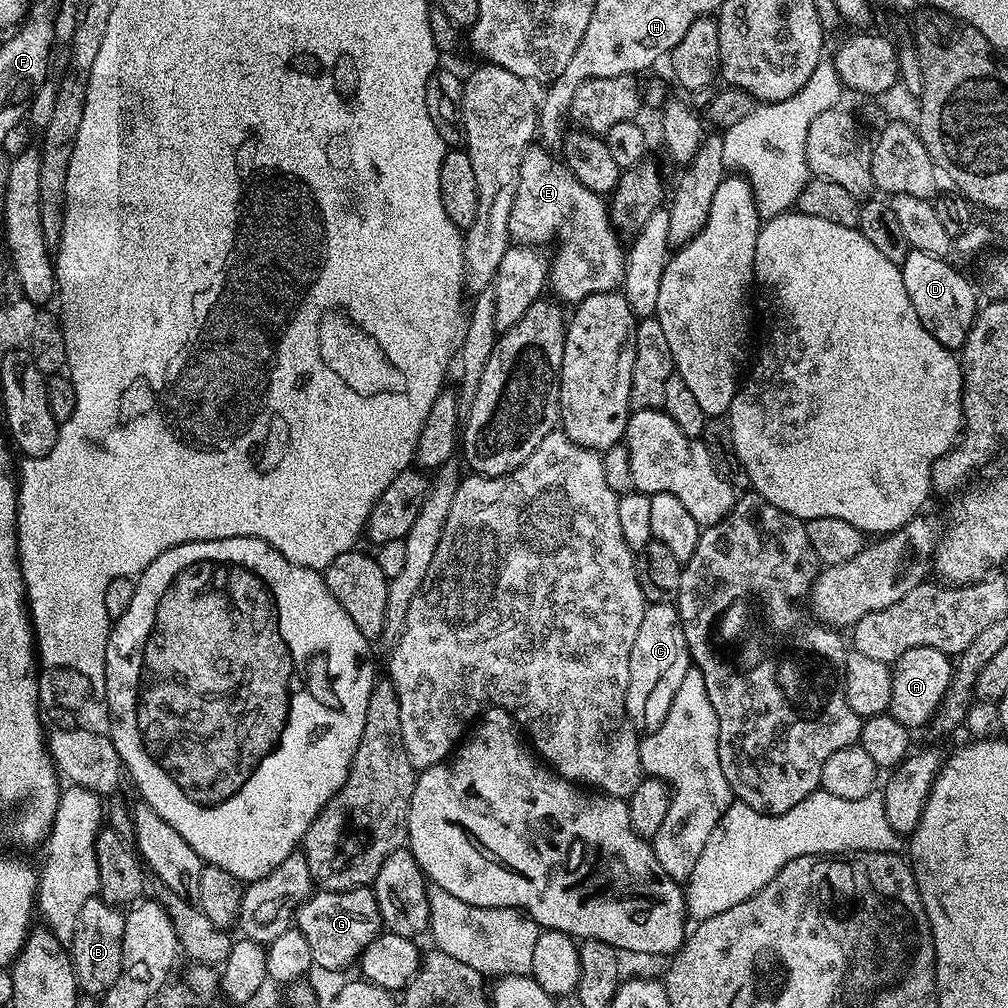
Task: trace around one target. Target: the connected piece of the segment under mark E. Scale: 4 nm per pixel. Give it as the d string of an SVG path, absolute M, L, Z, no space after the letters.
M532 146L522 158L508 235L524 246L548 246L544 244L560 235L556 256L554 252L550 260L548 284L557 301L575 306L594 294L615 292L623 285L626 248L620 245L621 237L608 216L609 201L582 186L567 164L548 152L547 147Z

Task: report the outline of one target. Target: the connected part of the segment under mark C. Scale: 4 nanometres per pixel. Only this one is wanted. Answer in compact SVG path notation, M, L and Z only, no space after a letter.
M675 603L648 604L642 614L642 626L638 626L638 635L634 638L634 650L630 650L630 682L624 703L628 721L637 733L653 732L666 722L670 702L674 702L674 694L678 694L678 686L682 686L682 678L686 678L693 664L680 609Z

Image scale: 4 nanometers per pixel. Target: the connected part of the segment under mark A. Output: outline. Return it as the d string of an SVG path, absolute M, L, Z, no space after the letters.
M914 646L914 650L906 650L906 654L902 654L902 658L891 665L892 679L888 681L890 715L898 718L898 722L902 722L902 726L909 730L923 729L939 710L950 686L953 665L954 660L949 653L934 650L930 646Z

